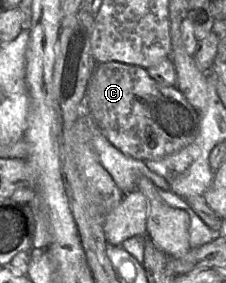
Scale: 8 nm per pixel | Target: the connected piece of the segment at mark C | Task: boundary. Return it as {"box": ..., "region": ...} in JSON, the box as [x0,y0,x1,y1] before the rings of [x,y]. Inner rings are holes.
{"box":[85,63,200,162],"region":[[[97,63],[87,86],[85,107],[97,129],[114,147],[144,162],[183,149],[200,130],[199,114],[181,91],[158,83],[147,69],[135,65]]]}

